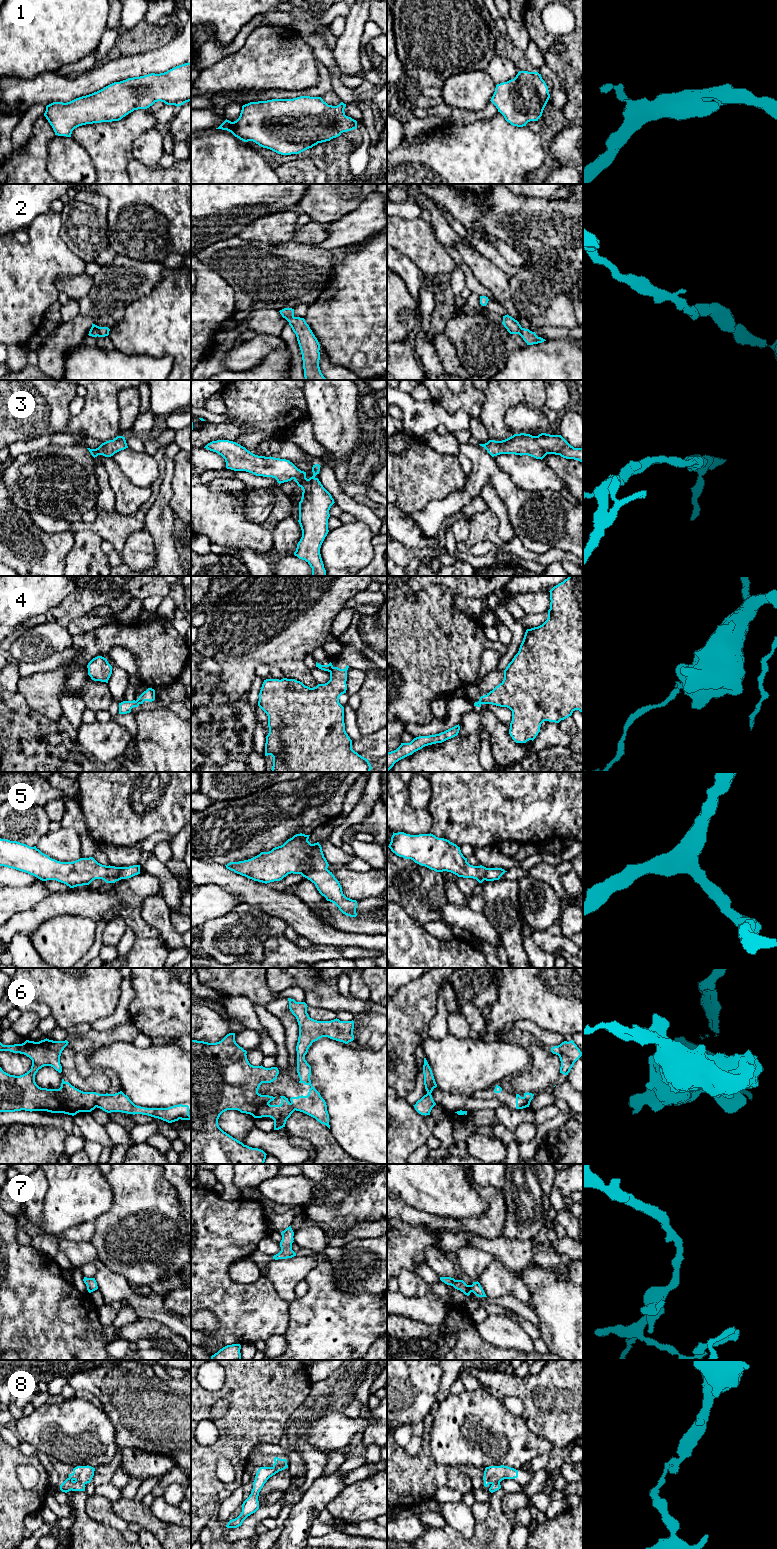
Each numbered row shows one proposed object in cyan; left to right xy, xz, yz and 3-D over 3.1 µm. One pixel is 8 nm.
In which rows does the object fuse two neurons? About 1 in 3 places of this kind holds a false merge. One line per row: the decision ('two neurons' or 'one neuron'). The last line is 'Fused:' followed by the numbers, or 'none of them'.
1: one neuron
2: one neuron
3: one neuron
4: two neurons
5: one neuron
6: two neurons
7: one neuron
8: two neurons
Fused: 4, 6, 8

